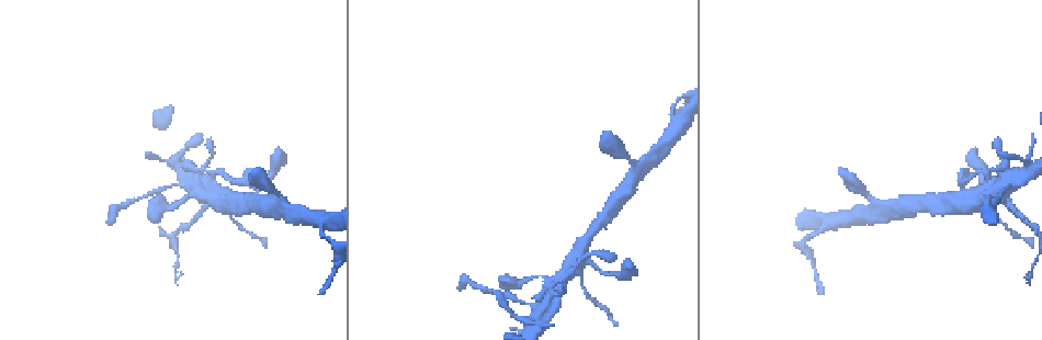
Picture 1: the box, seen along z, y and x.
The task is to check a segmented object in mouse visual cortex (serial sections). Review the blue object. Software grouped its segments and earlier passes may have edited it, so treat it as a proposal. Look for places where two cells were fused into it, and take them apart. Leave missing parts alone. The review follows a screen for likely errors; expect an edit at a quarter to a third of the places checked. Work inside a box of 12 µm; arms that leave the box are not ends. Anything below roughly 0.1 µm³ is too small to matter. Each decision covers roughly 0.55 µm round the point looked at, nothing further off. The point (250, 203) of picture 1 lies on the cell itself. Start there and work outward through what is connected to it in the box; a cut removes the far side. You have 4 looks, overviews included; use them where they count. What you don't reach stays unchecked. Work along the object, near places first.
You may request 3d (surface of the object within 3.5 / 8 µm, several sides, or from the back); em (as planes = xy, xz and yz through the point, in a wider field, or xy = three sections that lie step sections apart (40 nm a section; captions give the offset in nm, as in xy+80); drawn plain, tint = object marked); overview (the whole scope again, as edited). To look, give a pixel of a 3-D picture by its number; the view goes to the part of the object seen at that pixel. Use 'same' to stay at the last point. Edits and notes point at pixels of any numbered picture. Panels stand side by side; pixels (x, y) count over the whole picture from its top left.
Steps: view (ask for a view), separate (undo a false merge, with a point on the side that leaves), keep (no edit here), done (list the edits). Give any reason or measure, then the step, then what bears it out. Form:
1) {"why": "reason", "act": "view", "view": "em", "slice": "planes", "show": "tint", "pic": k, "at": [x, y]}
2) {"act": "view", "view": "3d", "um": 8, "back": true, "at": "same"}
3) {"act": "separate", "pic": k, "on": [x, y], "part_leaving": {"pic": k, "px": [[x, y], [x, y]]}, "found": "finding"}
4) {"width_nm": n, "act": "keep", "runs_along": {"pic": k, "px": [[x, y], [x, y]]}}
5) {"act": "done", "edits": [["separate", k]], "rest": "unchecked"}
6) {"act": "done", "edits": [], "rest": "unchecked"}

{"why": "thick turns thin", "act": "view", "view": "3d", "um": 3.5, "pic": 1, "at": [1011, 207]}

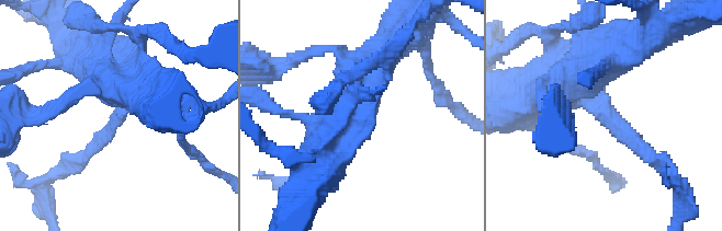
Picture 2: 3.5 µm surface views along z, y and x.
{"arm_widths_nm": [150, 450], "act": "view", "view": "em", "slice": "xy", "step": 2, "show": "tint", "pic": 2, "at": [114, 112]}

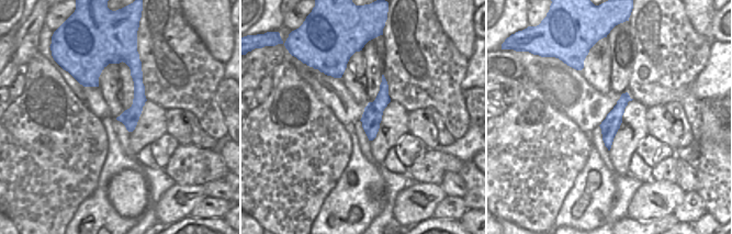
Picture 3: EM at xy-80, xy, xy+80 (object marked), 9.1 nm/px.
{"width_nm": 180, "act": "keep", "runs_along": {"pic": 2, "px": [[556, 87], [582, 83], [655, 158]]}, "found": "continuous, no second cell"}

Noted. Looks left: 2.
{"act": "view", "view": "3d", "um": 3.5, "pic": 1, "at": [677, 99]}

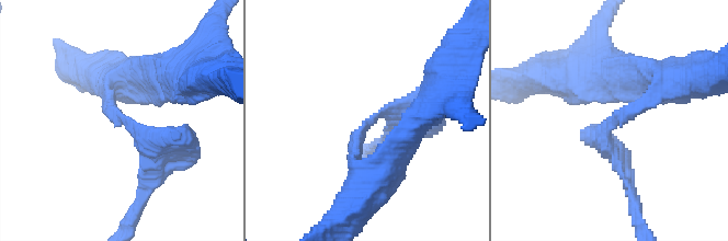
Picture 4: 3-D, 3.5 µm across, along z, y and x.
{"arm_widths_nm": [250, 250], "why": "need the tissue", "act": "view", "view": "em", "slice": "xy", "step": 3, "show": "tint", "pic": 4, "at": [118, 116]}

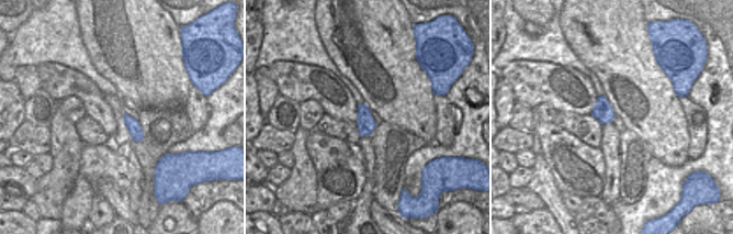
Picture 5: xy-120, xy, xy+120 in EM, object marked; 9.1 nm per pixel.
{"act": "keep", "runs_along": {"pic": 4, "px": [[672, 81], [607, 128], [622, 165]]}, "found": "continuous, no second cell"}

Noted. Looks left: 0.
{"act": "done", "edits": [], "rest": "unchecked"}

